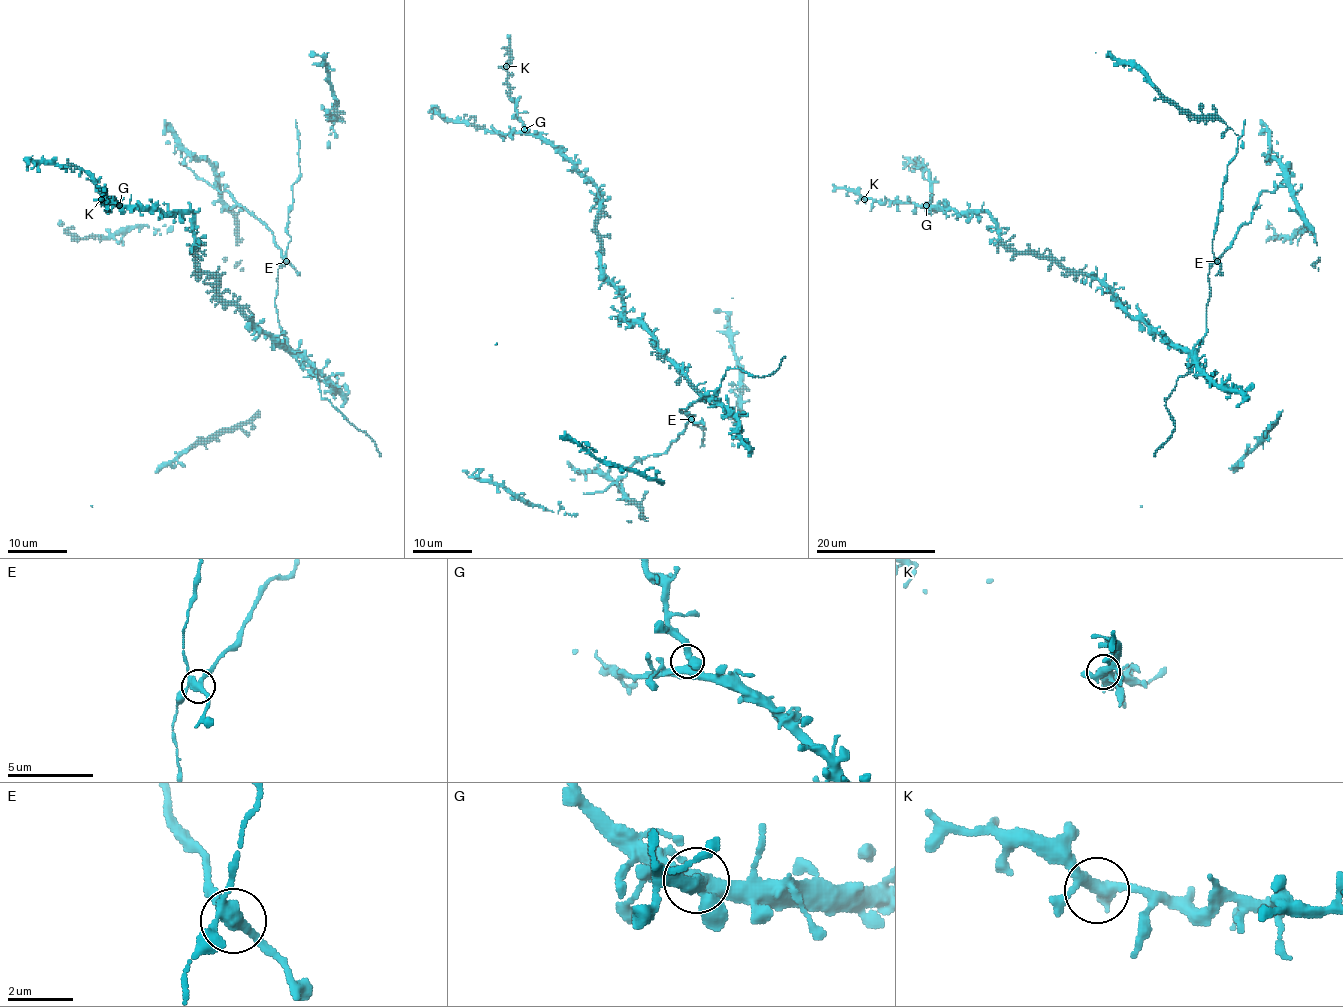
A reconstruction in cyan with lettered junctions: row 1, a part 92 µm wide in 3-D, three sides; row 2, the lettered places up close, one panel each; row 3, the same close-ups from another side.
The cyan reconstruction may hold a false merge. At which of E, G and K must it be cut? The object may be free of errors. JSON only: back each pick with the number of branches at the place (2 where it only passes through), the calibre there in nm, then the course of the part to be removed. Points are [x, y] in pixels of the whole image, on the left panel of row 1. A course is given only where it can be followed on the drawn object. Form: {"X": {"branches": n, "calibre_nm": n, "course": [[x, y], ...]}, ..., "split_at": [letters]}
{"E": {"branches": 4, "calibre_nm": 360}, "split_at": ["E"]}

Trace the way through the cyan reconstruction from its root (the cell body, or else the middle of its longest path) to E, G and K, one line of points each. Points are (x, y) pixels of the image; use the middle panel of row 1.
E: (684, 373), (687, 382), (701, 397), (688, 409), (679, 410), (691, 419)
G: (684, 373), (649, 332), (622, 313), (618, 289), (601, 267), (597, 187), (553, 147), (524, 129)
K: (684, 373), (622, 313), (618, 289), (601, 267), (598, 190), (528, 132), (506, 66)

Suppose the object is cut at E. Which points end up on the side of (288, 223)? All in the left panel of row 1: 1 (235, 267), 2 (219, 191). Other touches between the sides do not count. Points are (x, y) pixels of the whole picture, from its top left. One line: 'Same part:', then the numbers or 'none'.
Same part: none

